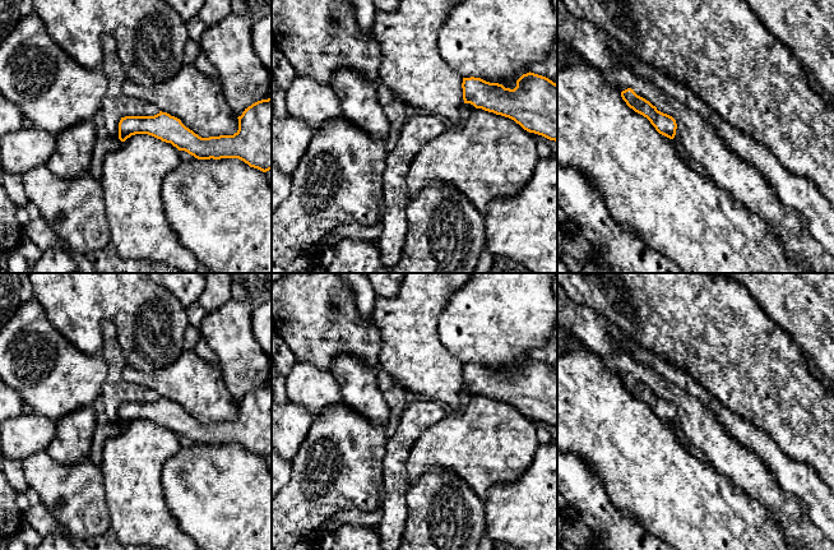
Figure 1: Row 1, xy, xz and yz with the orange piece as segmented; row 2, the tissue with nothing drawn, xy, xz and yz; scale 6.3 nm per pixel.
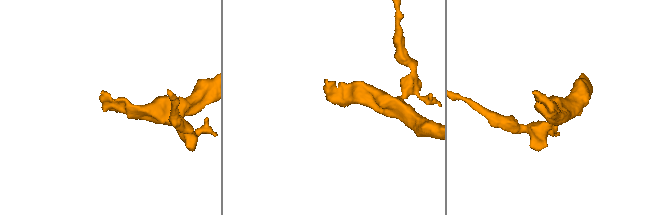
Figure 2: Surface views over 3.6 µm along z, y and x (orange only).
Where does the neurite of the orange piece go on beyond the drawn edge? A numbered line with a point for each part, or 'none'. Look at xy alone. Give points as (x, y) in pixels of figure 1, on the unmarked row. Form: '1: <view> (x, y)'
none

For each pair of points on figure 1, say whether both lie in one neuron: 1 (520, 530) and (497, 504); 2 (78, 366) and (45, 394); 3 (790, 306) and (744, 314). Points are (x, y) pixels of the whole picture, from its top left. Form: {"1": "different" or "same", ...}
{"1": "same", "2": "same", "3": "different"}

